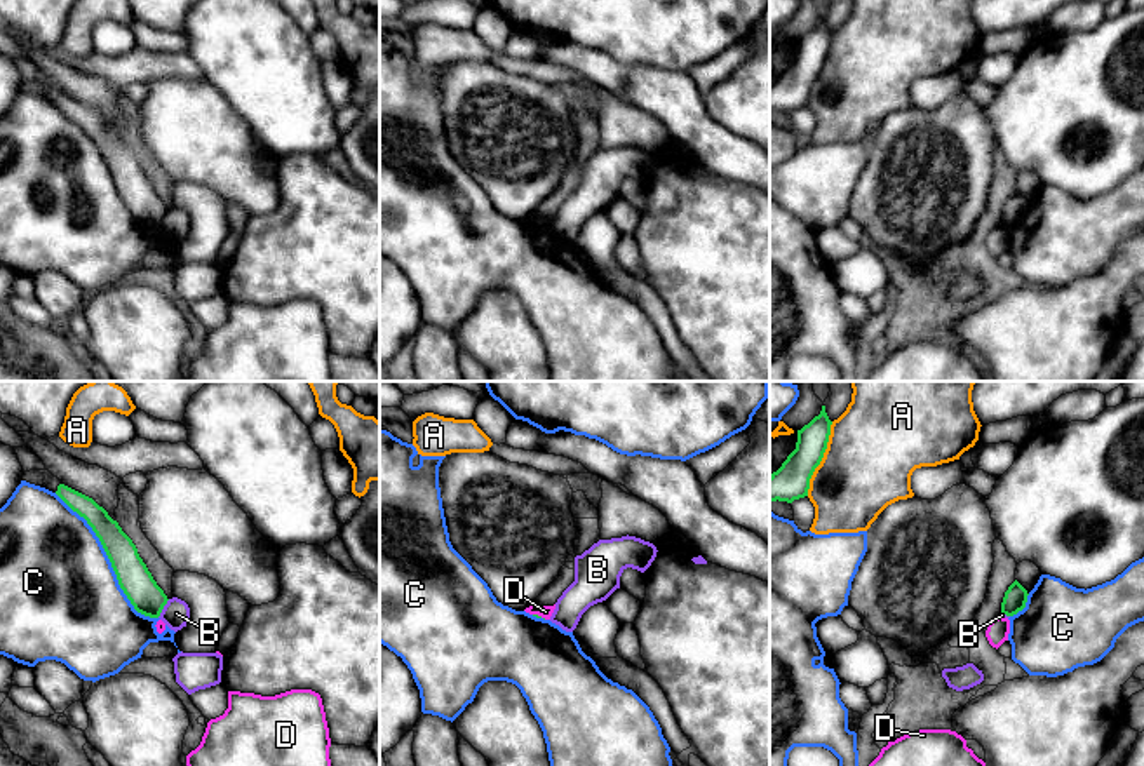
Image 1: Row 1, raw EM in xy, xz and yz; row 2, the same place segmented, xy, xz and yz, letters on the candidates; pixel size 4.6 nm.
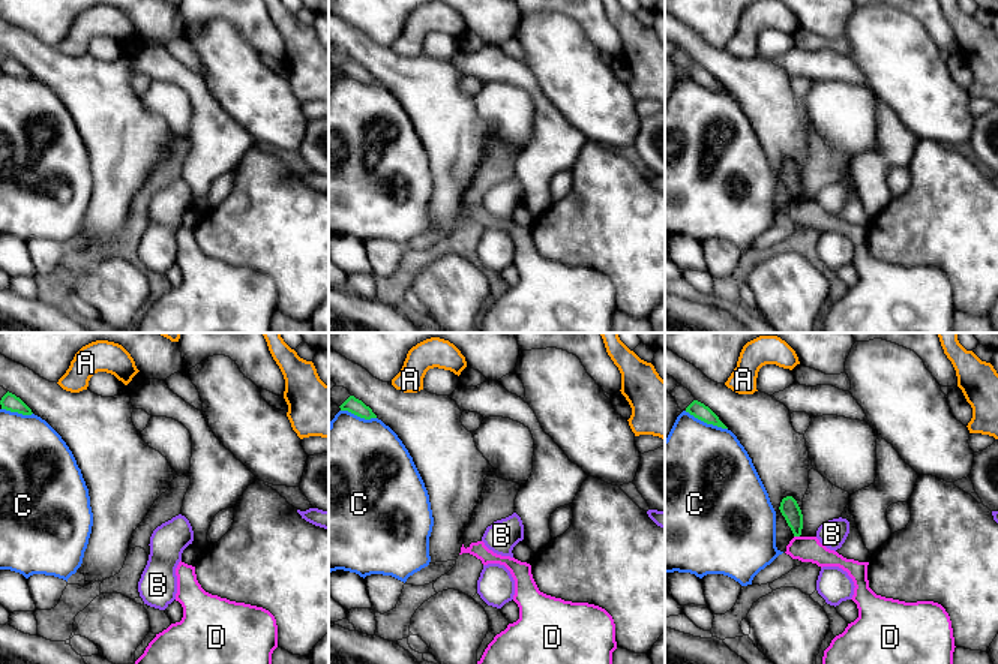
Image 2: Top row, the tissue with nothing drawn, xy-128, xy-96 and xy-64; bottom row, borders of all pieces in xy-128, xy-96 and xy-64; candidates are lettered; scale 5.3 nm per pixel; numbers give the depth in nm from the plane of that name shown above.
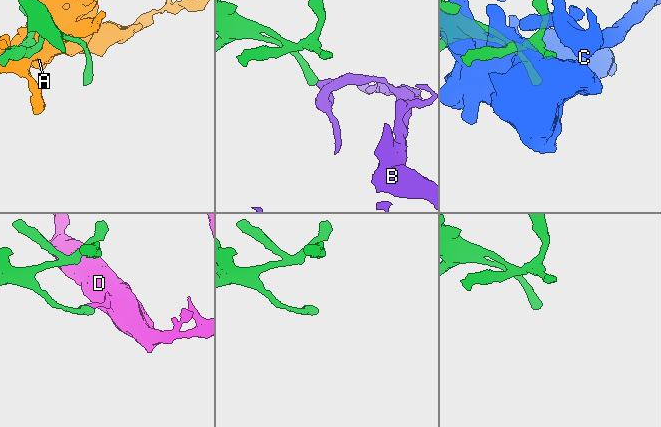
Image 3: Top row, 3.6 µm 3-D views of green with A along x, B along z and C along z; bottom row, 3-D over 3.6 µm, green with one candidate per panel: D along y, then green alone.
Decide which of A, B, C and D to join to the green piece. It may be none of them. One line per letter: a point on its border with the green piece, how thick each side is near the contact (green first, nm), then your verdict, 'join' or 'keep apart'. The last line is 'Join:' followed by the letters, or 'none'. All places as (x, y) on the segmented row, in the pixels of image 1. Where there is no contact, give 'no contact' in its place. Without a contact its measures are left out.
A: contact yz (822, 456); calibres 170 and 420 nm; keep apart
B: contact xy (162, 608); calibres 150 and 130 nm; keep apart
C: contact xy (110, 561); calibres 150 and 500 nm; keep apart
D: contact xz (540, 617); calibres 20 and 60 nm; keep apart
Join: none

